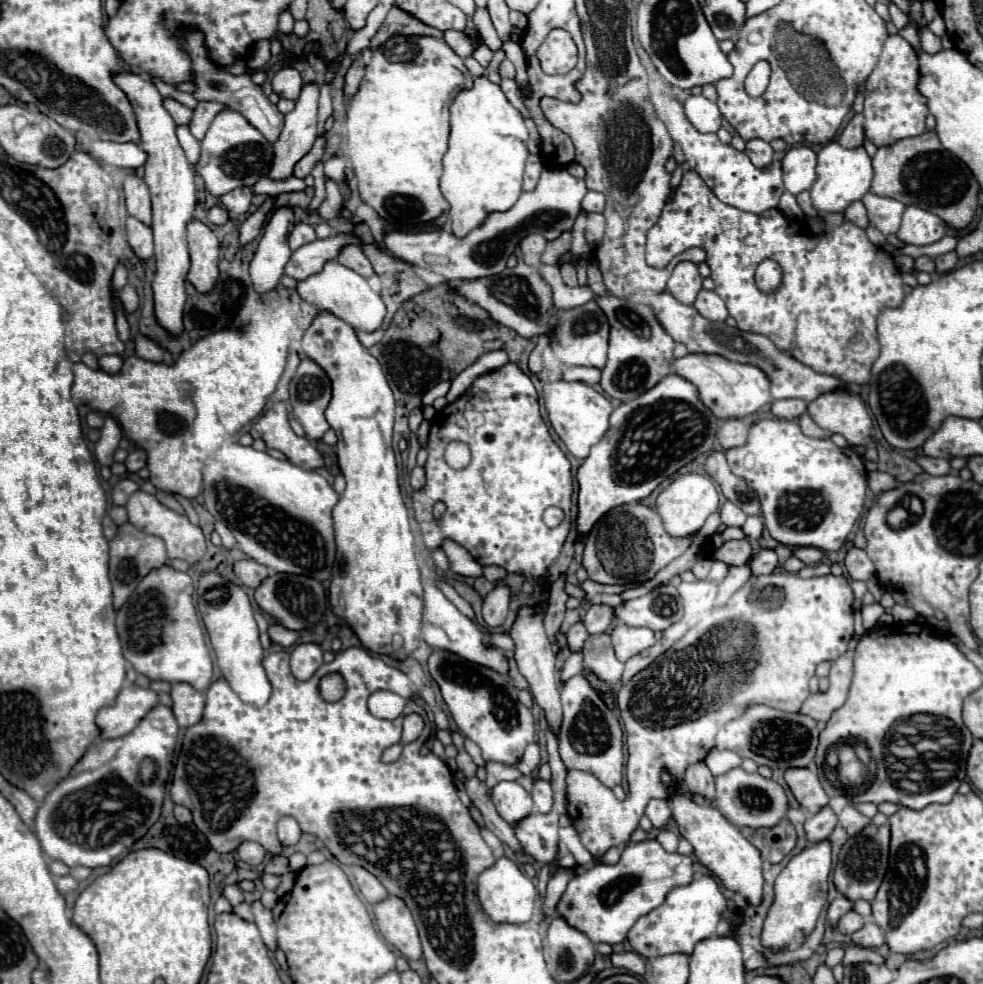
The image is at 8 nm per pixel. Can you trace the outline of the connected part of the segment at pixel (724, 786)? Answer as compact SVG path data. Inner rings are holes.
M736 767L724 775L716 777L716 801L714 807L738 827L774 827L788 813L788 797L772 779L762 777L760 773L746 773L742 767Z

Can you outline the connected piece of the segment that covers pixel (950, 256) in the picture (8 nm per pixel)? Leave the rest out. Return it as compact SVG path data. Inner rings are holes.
M950 251L946 255L940 255L940 257L936 257L936 271L938 273L946 273L946 271L956 267L956 261L958 261L958 257L956 257L954 251Z

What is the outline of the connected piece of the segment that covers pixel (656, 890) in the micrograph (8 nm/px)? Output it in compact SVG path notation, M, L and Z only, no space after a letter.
M648 839L648 841L640 841L640 843L628 843L616 865L596 863L592 869L586 869L582 875L576 875L568 883L564 895L560 897L560 901L556 905L556 913L562 919L566 919L566 923L570 927L588 935L592 943L614 945L614 943L622 943L626 939L628 929L636 923L636 919L650 913L654 907L658 907L672 887L686 885L690 881L692 881L692 859L690 857L664 851L656 839Z

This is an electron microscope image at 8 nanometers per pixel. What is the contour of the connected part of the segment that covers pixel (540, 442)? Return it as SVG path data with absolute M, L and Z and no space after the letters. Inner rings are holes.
M508 363L492 373L480 375L460 399L448 403L440 413L434 415L426 449L428 449L428 461L424 465L426 485L412 493L414 517L420 525L426 549L432 553L442 545L444 539L452 539L464 549L468 549L468 553L480 565L500 565L508 573L516 573L528 579L544 575L546 569L552 565L552 561L560 555L560 549L572 527L570 507L572 507L574 481L568 457L554 443L546 423L540 417L538 395L530 377L524 375L520 367L514 363ZM450 441L462 441L470 445L472 451L470 467L456 471L446 465L444 447ZM436 501L444 501L448 507L440 519L436 519L432 513ZM550 505L556 505L566 511L562 525L556 529L548 529L542 521L542 513Z

